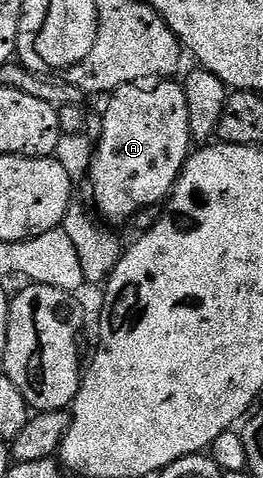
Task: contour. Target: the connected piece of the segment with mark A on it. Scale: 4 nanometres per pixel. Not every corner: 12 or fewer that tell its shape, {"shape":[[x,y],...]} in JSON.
{"shape":[[184,85],[110,93],[94,211],[162,205],[193,151]]}

